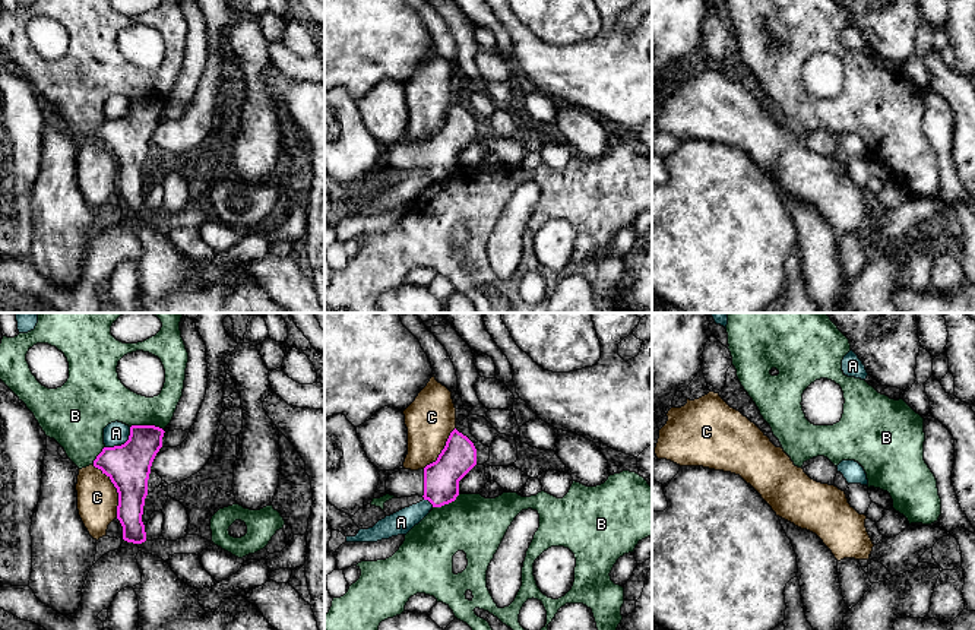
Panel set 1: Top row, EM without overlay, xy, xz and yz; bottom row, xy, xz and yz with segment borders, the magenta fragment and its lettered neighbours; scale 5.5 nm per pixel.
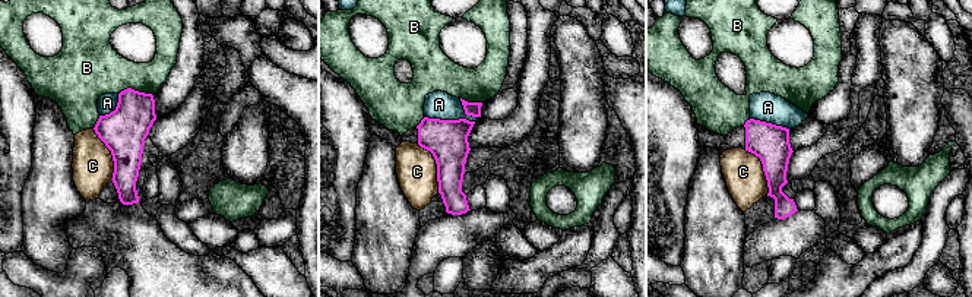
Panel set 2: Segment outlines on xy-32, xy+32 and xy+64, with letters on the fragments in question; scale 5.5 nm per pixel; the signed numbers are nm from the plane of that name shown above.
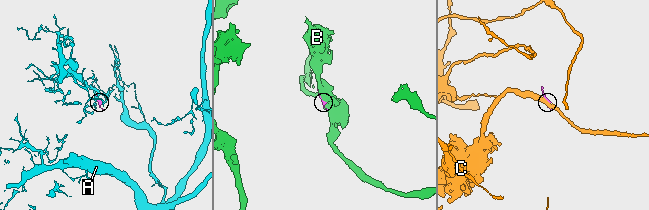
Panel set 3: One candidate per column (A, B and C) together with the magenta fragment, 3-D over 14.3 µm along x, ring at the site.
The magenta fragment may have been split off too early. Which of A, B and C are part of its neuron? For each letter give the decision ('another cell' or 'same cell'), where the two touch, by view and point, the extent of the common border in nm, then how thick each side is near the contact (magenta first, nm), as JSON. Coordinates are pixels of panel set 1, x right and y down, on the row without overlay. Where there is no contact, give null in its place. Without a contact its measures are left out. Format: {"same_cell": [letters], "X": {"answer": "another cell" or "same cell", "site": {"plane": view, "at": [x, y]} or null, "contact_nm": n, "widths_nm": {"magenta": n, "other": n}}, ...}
{"same_cell": [], "A": {"answer": "another cell", "site": {"plane": "xy", "at": [122, 117]}, "contact_nm": 180, "widths_nm": {"magenta": 240, "other": 130}}, "B": {"answer": "another cell", "site": {"plane": "xy", "at": [146, 98]}, "contact_nm": 190, "widths_nm": {"magenta": 240, "other": 240}}, "C": {"answer": "another cell", "site": {"plane": "xy", "at": [117, 162]}, "contact_nm": 320, "widths_nm": {"magenta": 240, "other": 220}}}

